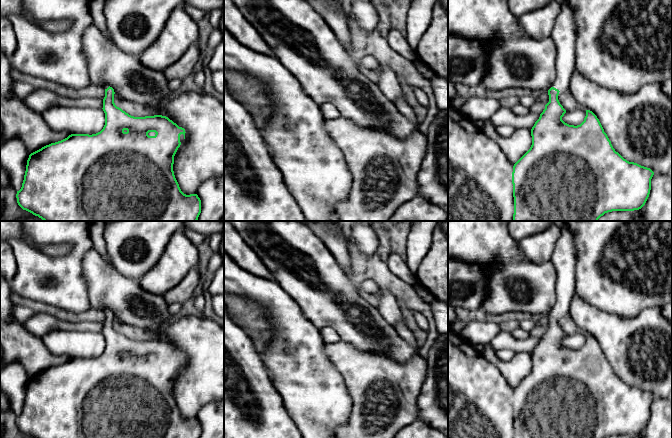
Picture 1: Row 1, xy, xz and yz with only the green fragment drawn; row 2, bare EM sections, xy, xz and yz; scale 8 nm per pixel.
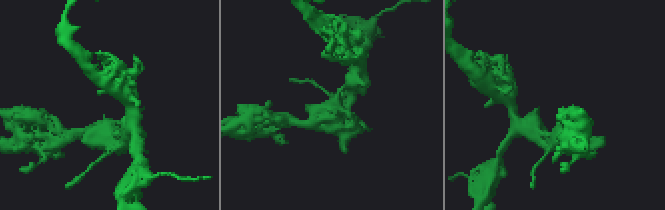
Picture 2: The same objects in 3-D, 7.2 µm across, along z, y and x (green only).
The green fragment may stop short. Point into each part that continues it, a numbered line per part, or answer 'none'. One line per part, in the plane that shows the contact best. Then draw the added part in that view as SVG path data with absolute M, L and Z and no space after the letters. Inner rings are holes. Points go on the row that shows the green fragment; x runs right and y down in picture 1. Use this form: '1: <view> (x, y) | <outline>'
1: yz (564, 32) | M560 3L560 12L552 31L552 38L557 49L556 79L552 87L560 92L568 90L571 75L575 69L575 38L577 26L570 7Z

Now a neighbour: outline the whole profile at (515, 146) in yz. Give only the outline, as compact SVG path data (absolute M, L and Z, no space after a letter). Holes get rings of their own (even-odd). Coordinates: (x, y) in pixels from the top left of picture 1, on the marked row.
M485 121L483 131L489 138L497 142L513 165L532 145L531 129L525 127L515 129L512 136L504 138L496 132L495 128L488 121Z

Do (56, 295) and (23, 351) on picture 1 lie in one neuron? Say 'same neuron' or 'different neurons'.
different neurons

